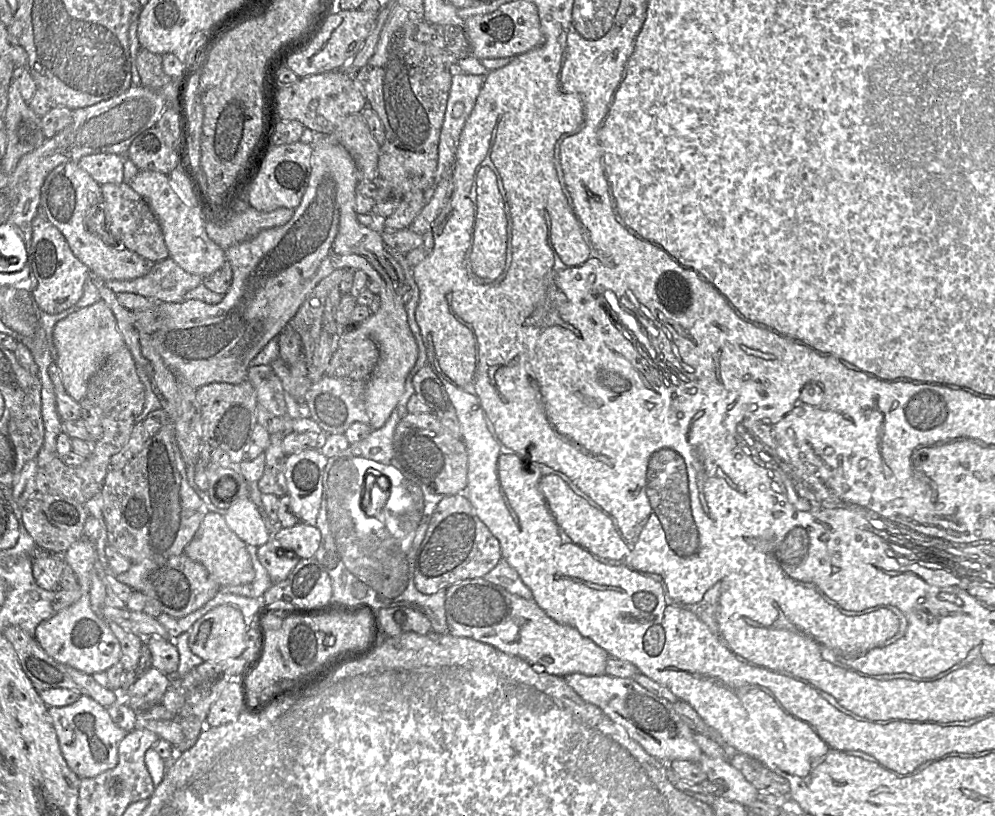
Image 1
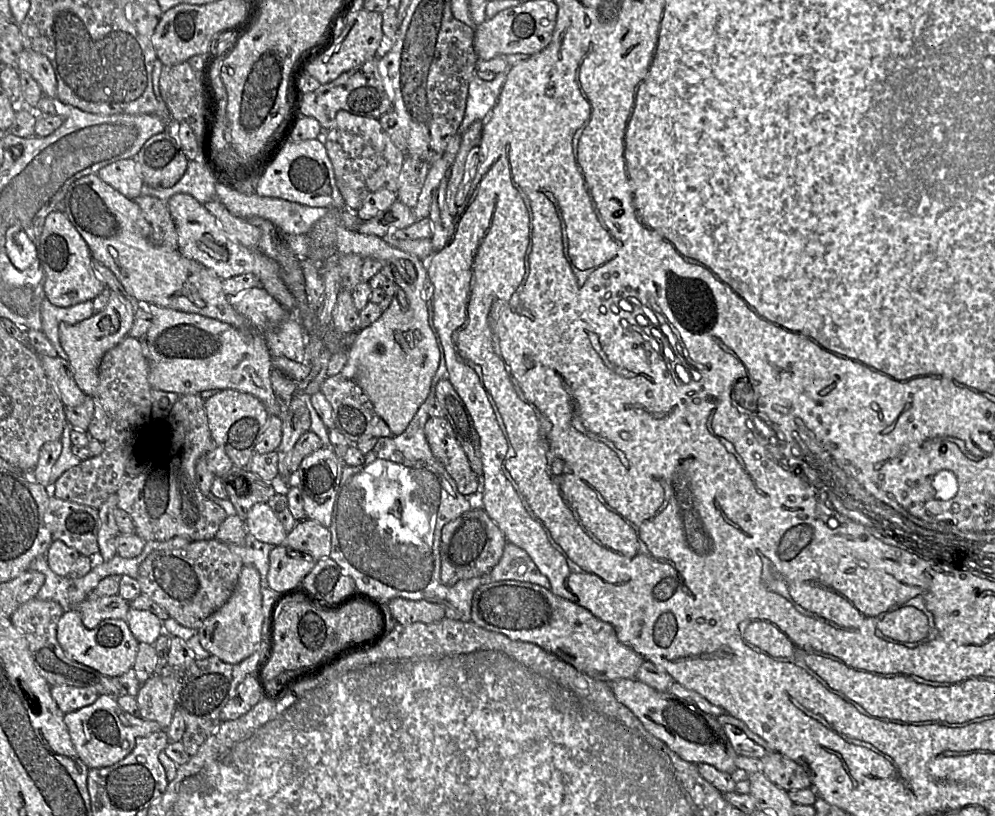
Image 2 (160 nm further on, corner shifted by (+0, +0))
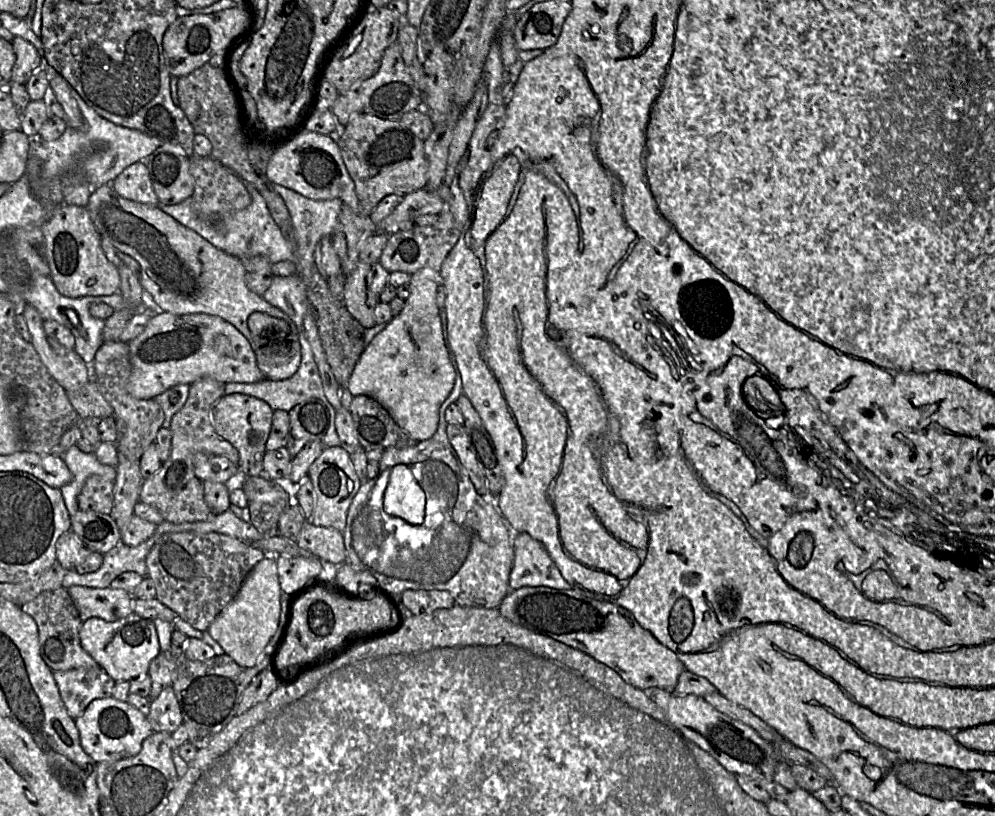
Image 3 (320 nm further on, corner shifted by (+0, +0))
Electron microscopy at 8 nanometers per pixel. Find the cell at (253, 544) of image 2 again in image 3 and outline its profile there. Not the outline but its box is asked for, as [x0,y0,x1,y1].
[156,509,265,543]

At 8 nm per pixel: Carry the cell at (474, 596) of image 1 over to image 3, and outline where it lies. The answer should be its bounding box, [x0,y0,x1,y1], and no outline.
[497,586,685,692]

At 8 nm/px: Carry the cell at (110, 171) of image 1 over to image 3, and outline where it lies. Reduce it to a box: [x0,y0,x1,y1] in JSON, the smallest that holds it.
[111,162,158,206]

